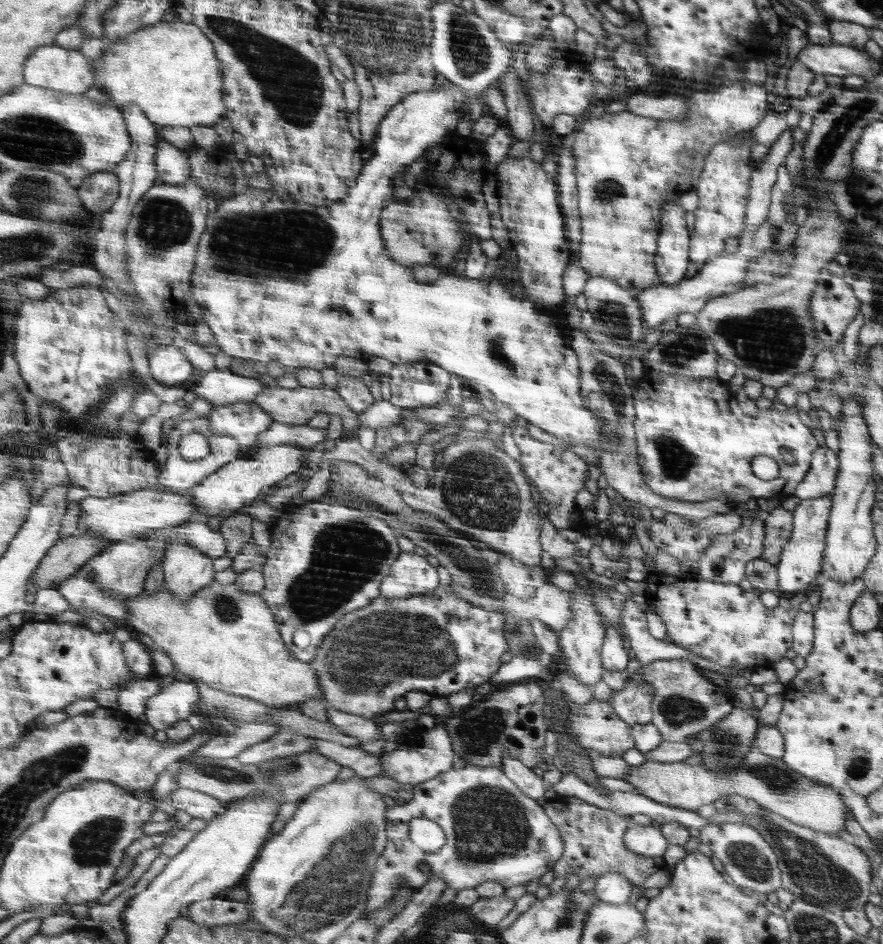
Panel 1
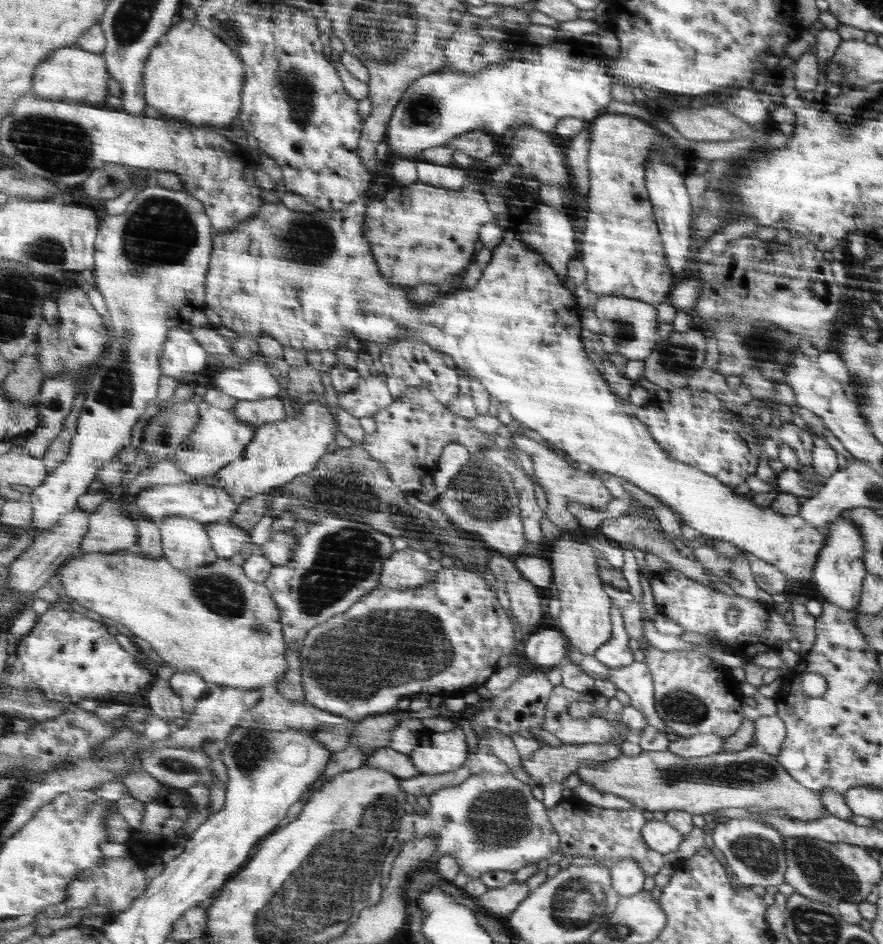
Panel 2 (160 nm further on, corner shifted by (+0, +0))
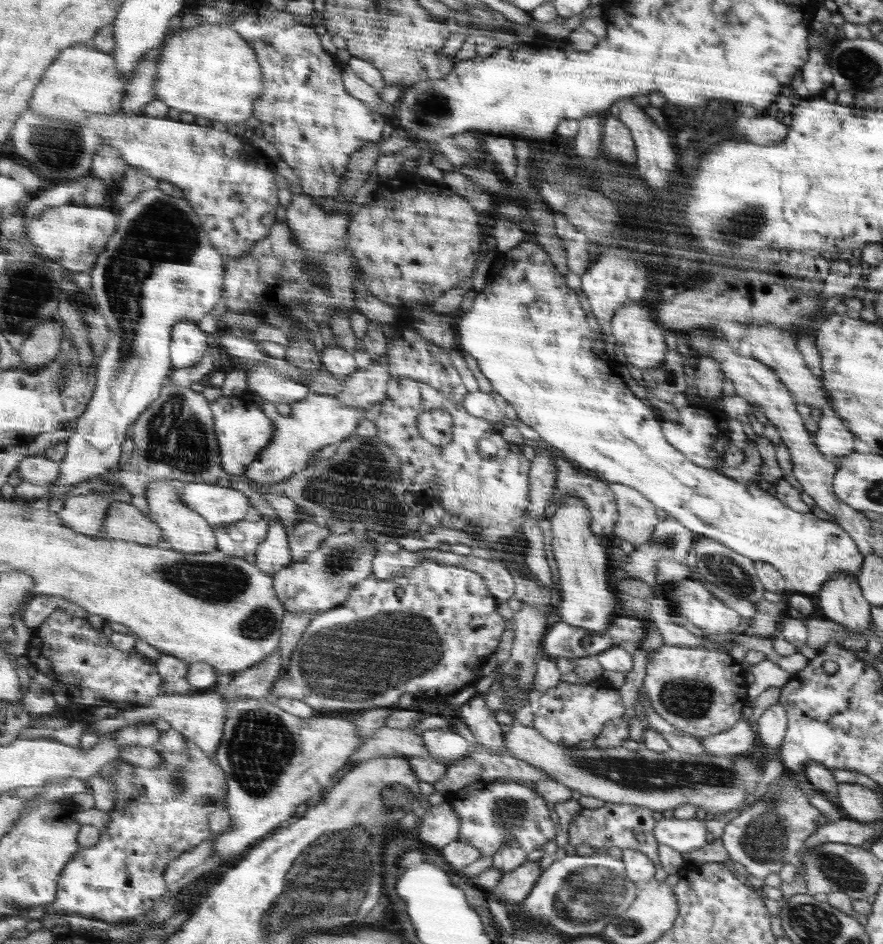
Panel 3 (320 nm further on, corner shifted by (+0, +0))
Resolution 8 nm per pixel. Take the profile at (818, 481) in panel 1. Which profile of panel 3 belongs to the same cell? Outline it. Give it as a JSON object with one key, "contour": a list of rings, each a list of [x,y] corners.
{"contour":[[[824,410],[818,426],[816,446],[823,456],[844,457],[855,452],[853,433],[832,410]]]}

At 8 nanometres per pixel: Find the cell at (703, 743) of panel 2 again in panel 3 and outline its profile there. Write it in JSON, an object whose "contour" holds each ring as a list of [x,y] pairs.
{"contour":[[[746,719],[741,721],[733,729],[715,736],[702,738],[702,744],[707,750],[707,754],[726,756],[736,752],[760,751],[754,726],[750,726]]]}

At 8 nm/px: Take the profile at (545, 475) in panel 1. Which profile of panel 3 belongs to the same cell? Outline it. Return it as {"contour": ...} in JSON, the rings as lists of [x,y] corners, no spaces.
{"contour":[[[564,456],[552,457],[552,464],[556,466],[556,487],[554,487],[554,493],[552,493],[553,499],[550,501],[550,507],[546,507],[546,511],[544,511],[544,518],[549,520],[554,517],[557,514],[557,510],[565,505],[565,498],[576,496],[576,498],[581,498],[580,500],[586,504],[586,508],[590,512],[590,518],[594,518],[596,534],[612,537],[614,524],[618,521],[619,515],[614,493],[608,489],[608,483],[602,479],[596,480],[596,478],[592,478],[588,474],[583,474],[581,468],[564,458]]]}

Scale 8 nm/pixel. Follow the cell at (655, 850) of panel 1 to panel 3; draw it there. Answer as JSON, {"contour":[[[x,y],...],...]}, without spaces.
{"contour":[[[701,813],[689,819],[662,817],[653,831],[658,844],[663,842],[681,853],[702,848],[711,840]]]}

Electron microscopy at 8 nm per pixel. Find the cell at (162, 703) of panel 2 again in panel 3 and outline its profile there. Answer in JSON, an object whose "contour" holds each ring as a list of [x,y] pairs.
{"contour":[[[161,653],[157,665],[165,680],[165,684],[163,684],[164,696],[194,692],[192,683],[188,678],[191,664],[187,660],[168,653]]]}

